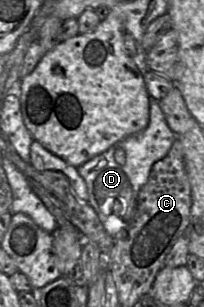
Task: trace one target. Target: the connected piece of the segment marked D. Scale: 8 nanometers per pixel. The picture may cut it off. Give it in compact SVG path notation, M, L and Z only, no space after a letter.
M150 97L149 123L142 132L117 142L77 168L87 186L88 203L98 215L106 232L113 238L133 220L138 194L147 182L153 165L168 154L177 138L169 128L159 102Z

